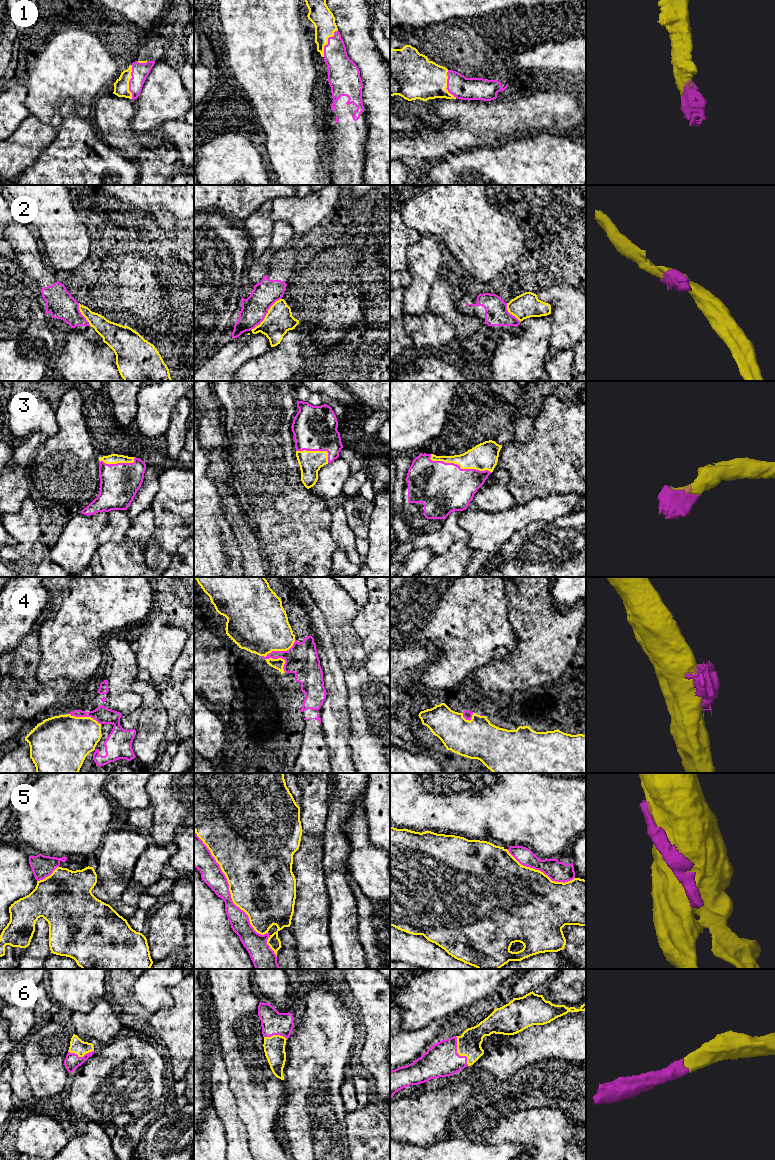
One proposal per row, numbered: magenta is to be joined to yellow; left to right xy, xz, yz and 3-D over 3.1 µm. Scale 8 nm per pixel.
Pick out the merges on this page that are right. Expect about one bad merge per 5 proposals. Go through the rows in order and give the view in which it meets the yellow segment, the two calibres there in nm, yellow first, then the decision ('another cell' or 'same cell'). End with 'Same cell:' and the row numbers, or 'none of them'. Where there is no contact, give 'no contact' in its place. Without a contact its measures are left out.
1: xy | 130/140 nm | same cell
2: xz | 220/200 nm | another cell
3: yz | 220/400 nm | same cell
4: xz | 440/260 nm | another cell
5: xz | 500/170 nm | another cell
6: yz | 190/260 nm | same cell
Same cell: 1, 3, 6

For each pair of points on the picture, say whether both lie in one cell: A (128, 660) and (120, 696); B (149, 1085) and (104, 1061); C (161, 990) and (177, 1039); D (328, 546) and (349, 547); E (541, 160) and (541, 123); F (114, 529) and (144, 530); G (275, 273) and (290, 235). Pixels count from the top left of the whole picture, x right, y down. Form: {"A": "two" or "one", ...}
{"A": "one", "B": "one", "C": "two", "D": "two", "E": "two", "F": "two", "G": "two"}

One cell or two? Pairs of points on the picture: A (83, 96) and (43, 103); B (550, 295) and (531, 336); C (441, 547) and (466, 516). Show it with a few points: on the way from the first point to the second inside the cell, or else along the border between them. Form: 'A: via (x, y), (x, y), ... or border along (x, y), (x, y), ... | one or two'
A: via (73, 93), (53, 93) | one
B: border along (551, 314), (550, 339) | two
C: via (443, 539), (458, 524) | one

